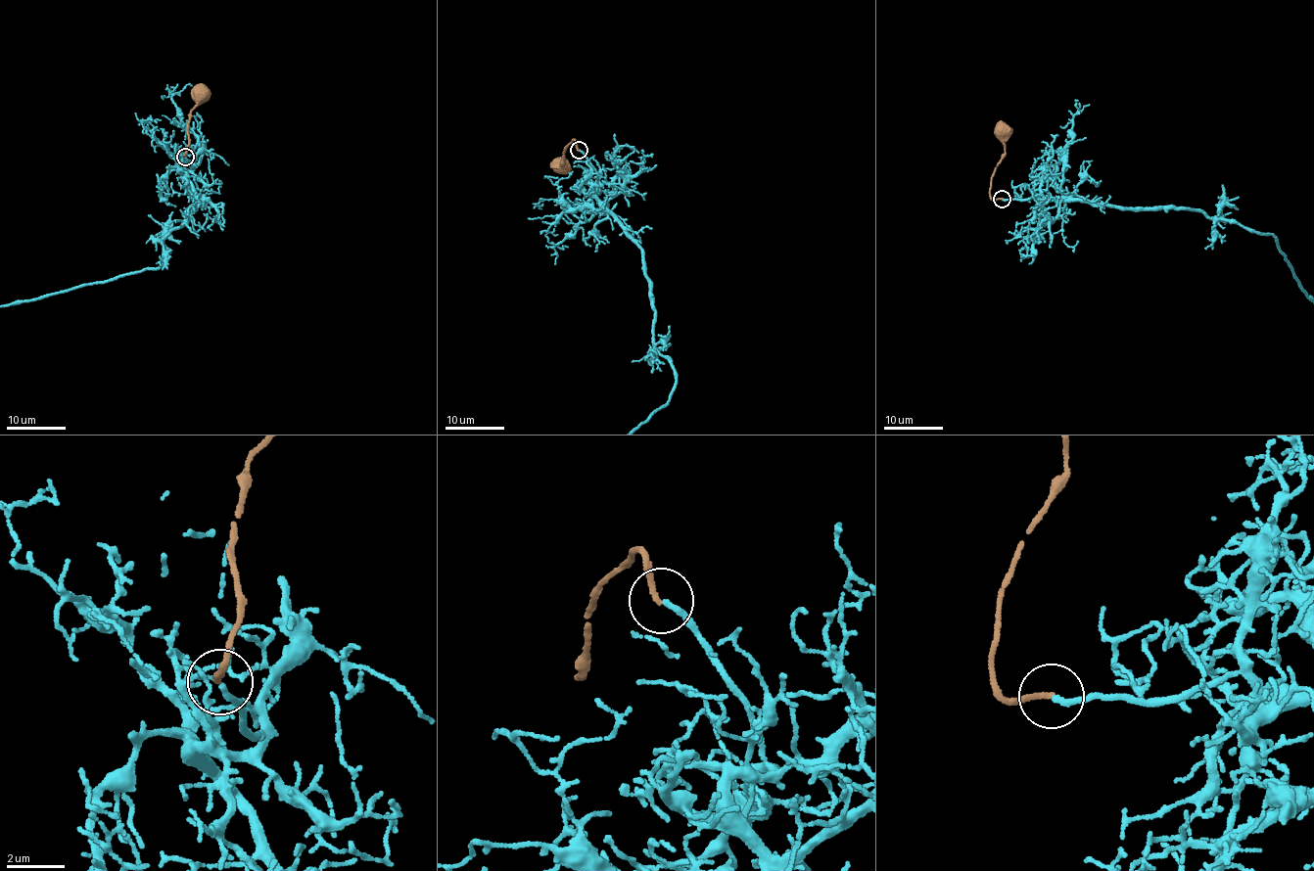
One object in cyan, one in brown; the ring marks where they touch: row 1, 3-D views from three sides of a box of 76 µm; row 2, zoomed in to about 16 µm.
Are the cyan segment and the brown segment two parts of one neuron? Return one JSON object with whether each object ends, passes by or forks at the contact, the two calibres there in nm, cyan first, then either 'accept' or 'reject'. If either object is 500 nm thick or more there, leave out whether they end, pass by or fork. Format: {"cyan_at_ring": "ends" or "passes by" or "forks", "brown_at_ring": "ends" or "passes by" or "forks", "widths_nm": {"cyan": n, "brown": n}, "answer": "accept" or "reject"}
{"cyan_at_ring": "ends", "brown_at_ring": "ends", "widths_nm": {"cyan": 200, "brown": 200}, "answer": "reject"}

